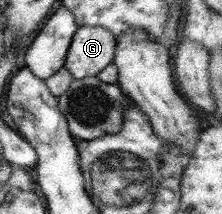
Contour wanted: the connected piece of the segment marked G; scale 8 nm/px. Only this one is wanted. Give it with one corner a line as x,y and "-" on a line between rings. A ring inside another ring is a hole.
100,26
77,27
66,53
63,67
73,80
95,76
112,62
116,41

